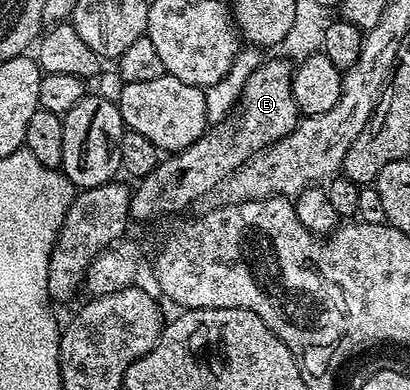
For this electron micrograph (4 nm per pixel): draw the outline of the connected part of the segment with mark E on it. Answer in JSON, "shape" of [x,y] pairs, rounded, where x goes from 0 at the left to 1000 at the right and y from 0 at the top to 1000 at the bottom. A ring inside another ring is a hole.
{"shape":[[[644,154],[634,162],[627,182],[617,182],[617,192],[602,197],[571,279],[541,310],[512,328],[493,351],[483,351],[459,382],[400,400],[385,428],[327,477],[320,500],[320,556],[339,567],[378,567],[385,556],[407,556],[415,546],[437,546],[444,536],[461,533],[502,495],[517,497],[549,456],[576,444],[600,413],[617,408],[639,382],[654,382],[666,367],[695,356],[695,346],[705,346],[705,336],[715,336],[734,308],[710,231],[712,185],[712,159]]]}

